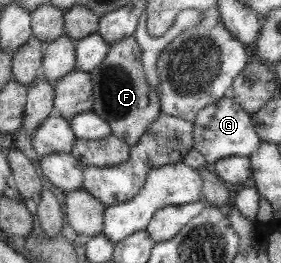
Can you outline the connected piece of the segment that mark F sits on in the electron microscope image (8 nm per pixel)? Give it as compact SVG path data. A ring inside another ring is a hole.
M130 35L109 43L105 59L89 75L93 89L91 111L109 123L111 135L130 147L134 146L145 135L149 124L161 114L160 96L146 80L145 71L142 70L141 50L134 37Z

